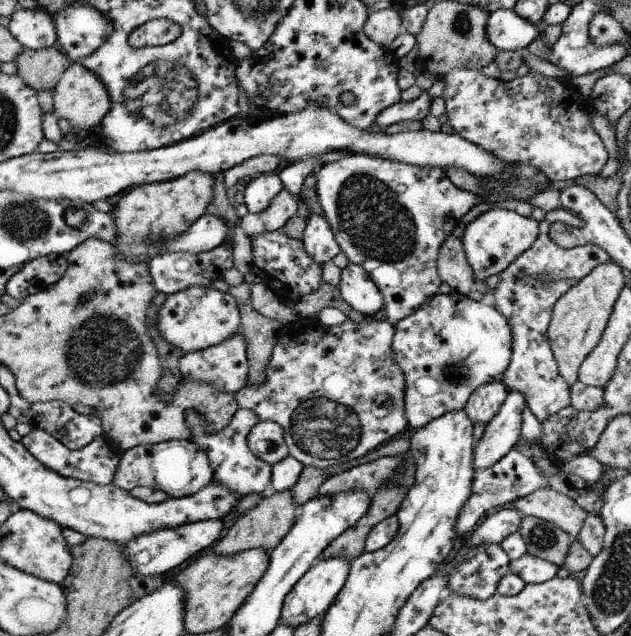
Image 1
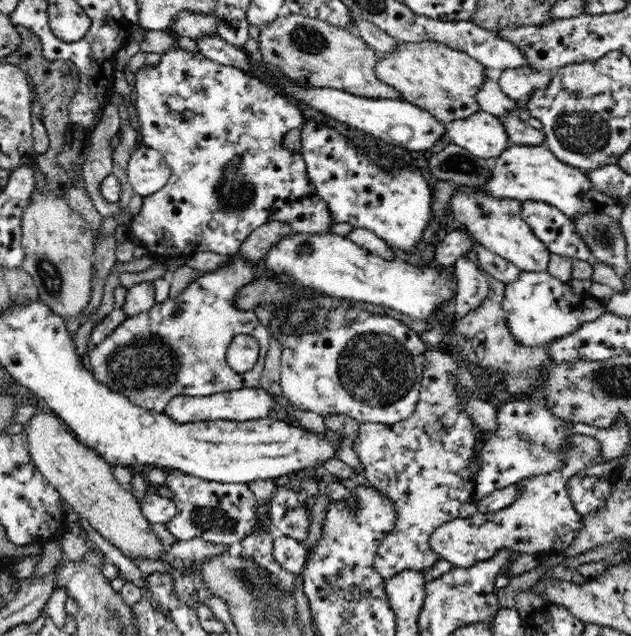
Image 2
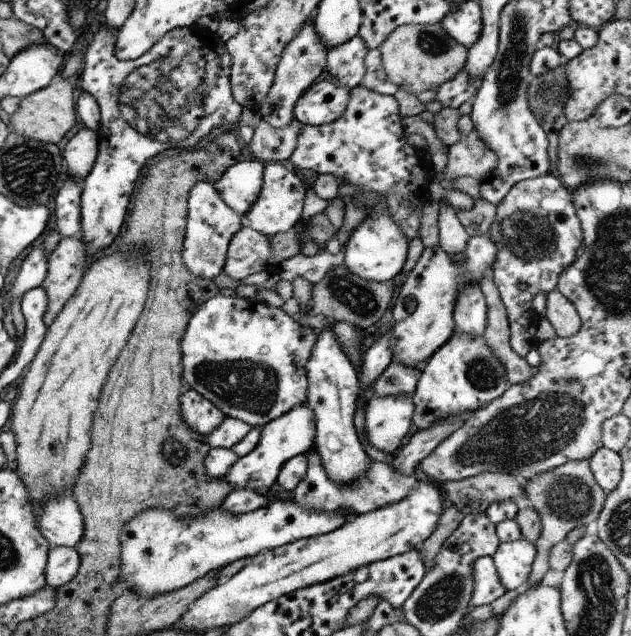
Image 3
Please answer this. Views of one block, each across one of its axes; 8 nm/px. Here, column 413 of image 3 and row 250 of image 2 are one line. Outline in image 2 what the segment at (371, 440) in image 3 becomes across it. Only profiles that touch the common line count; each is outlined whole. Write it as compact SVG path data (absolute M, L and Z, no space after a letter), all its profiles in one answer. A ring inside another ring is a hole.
M309 120L301 130L301 155L306 163L310 181L316 187L316 193L328 205L334 221L347 222L354 228L367 229L377 238L385 240L392 249L400 249L406 255L412 255L423 240L423 233L433 220L431 185L424 176L424 171L410 164L408 168L394 168L386 172L379 168L370 158L372 154L366 149L360 149L341 133L327 125Z

